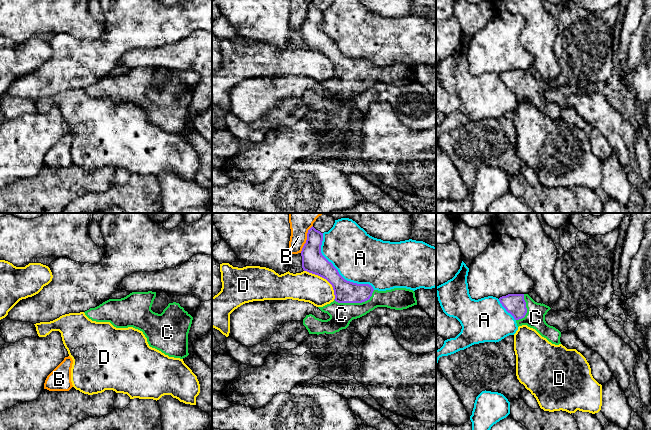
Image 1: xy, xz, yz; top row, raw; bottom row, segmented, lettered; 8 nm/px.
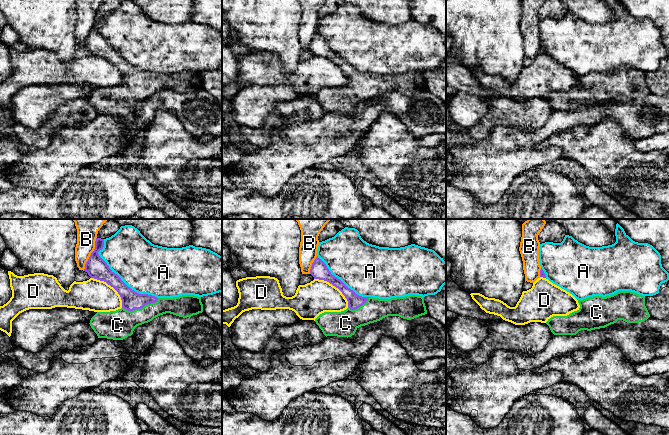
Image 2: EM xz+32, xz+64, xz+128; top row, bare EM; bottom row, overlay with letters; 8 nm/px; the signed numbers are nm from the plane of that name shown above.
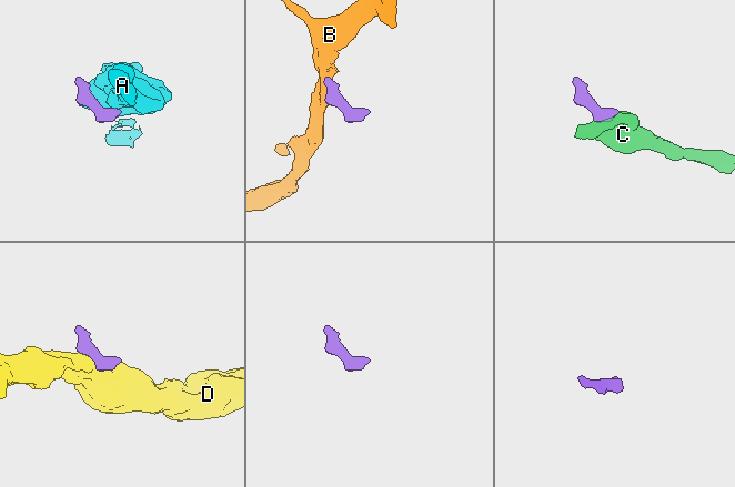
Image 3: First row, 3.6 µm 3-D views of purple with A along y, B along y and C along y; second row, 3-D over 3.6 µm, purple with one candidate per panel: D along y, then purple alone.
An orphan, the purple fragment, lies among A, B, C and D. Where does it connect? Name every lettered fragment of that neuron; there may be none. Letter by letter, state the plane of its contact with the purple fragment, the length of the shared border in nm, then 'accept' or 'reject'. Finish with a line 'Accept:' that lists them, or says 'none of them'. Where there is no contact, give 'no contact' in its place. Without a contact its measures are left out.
A: meets purple in xz; contact 600 nm long; reject
B: meets purple in xz; contact 240 nm long; reject
C: meets purple in xz; contact 340 nm long; accept
D: meets purple in xz; contact 340 nm long; reject
Accept: C

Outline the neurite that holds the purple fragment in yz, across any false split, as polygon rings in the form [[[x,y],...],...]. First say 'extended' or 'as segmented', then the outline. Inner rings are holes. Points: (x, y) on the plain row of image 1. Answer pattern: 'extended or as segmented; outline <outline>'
extended; outline [[[508,70],[499,74],[500,79],[516,96],[517,102],[527,101],[555,121],[561,120],[561,108],[545,97],[549,82],[535,78],[528,70]]]

